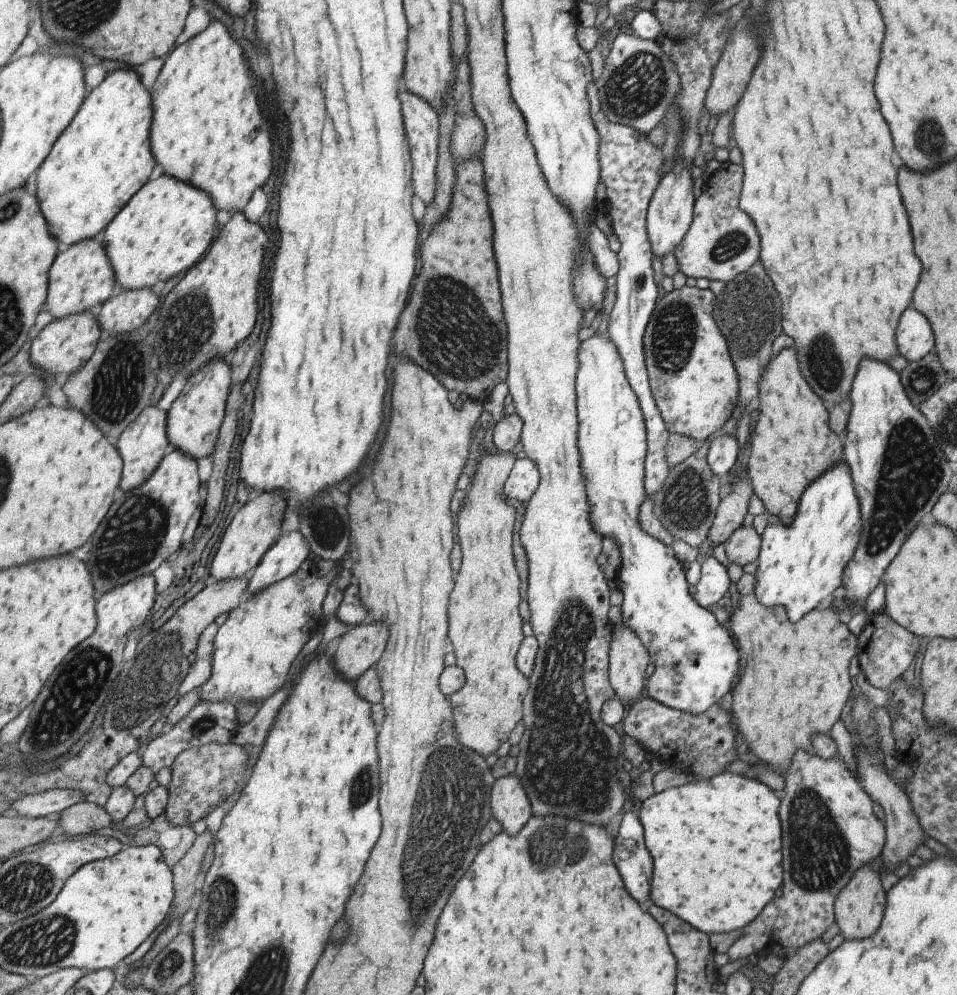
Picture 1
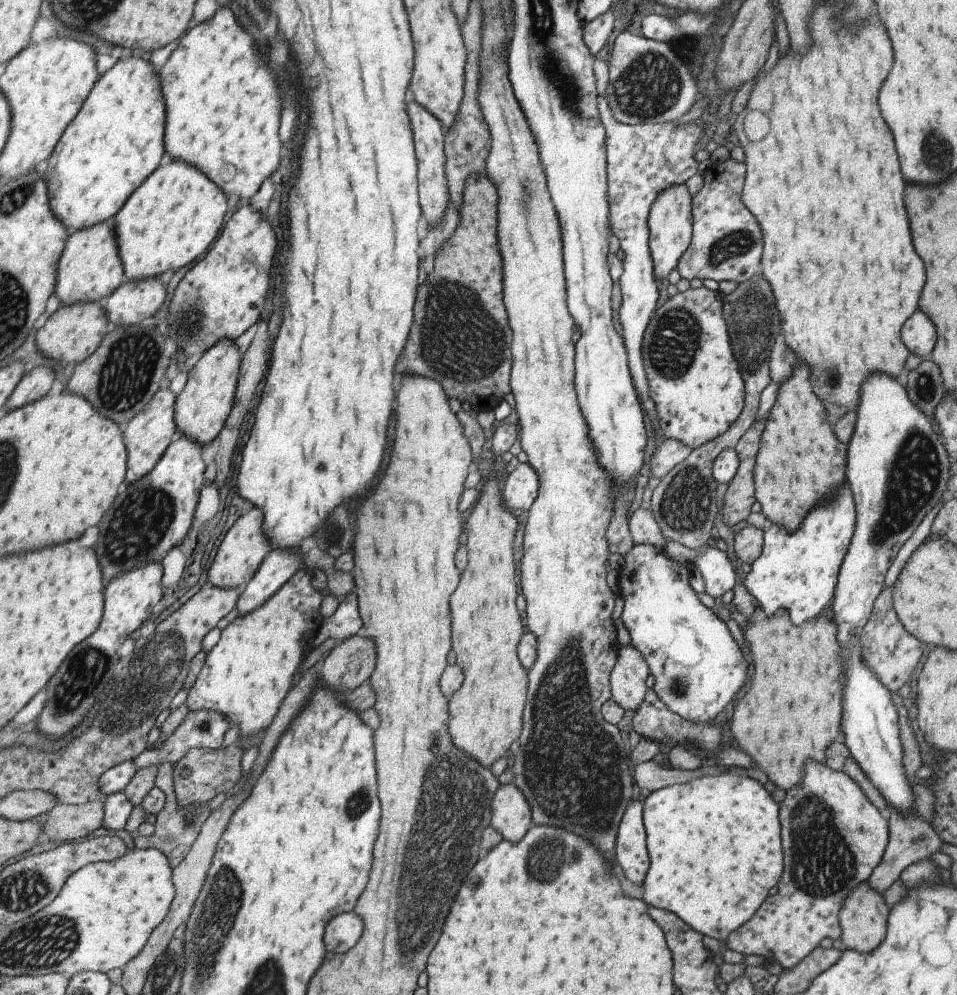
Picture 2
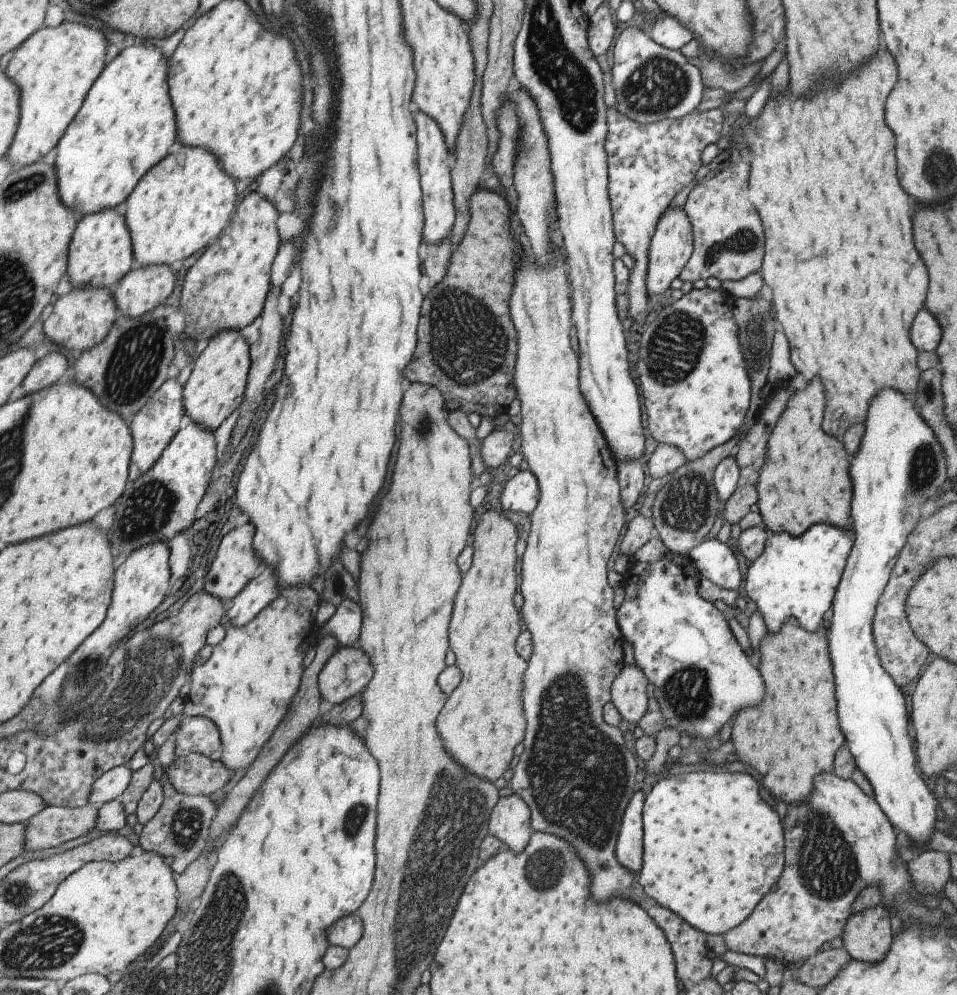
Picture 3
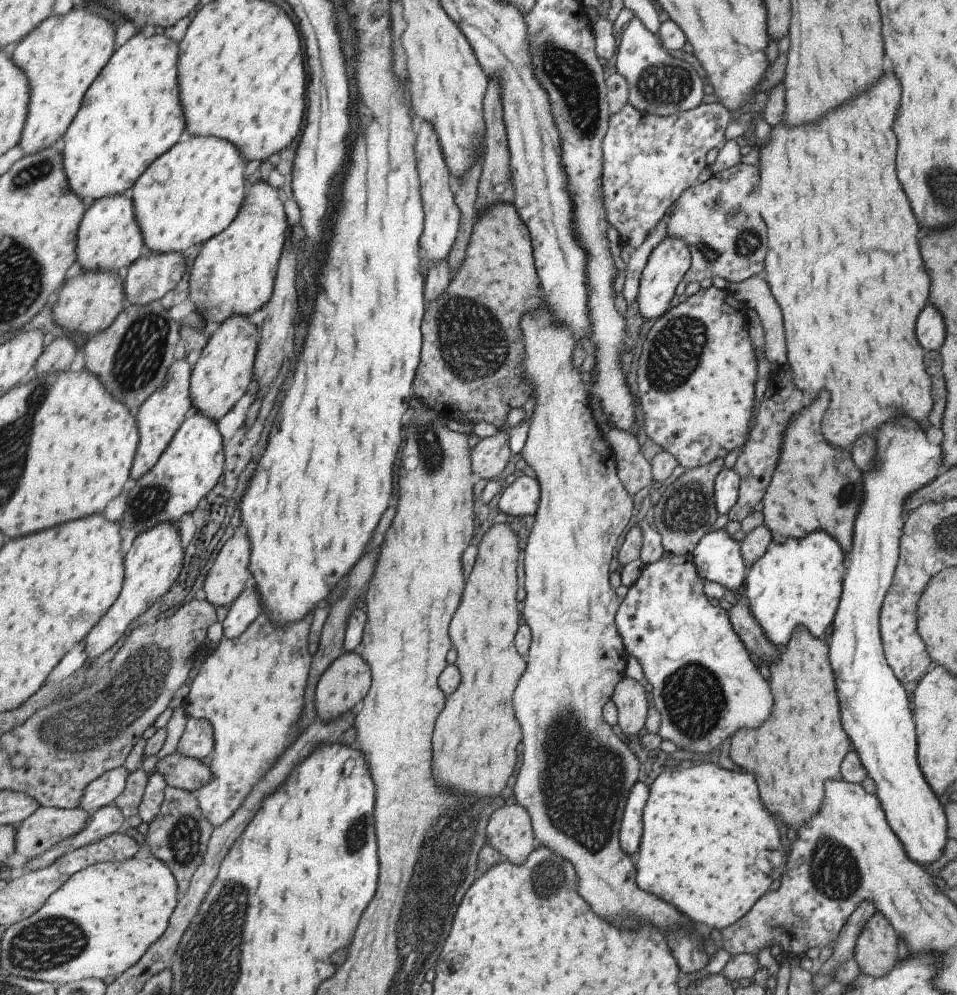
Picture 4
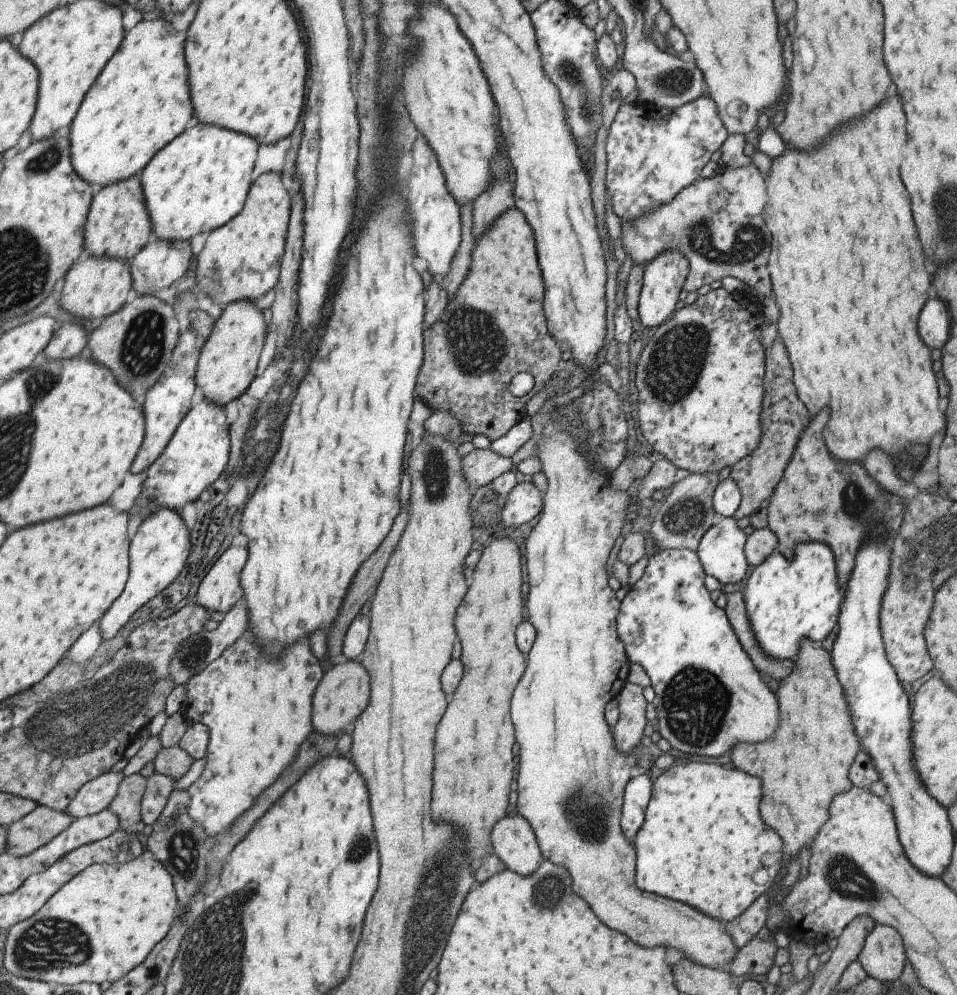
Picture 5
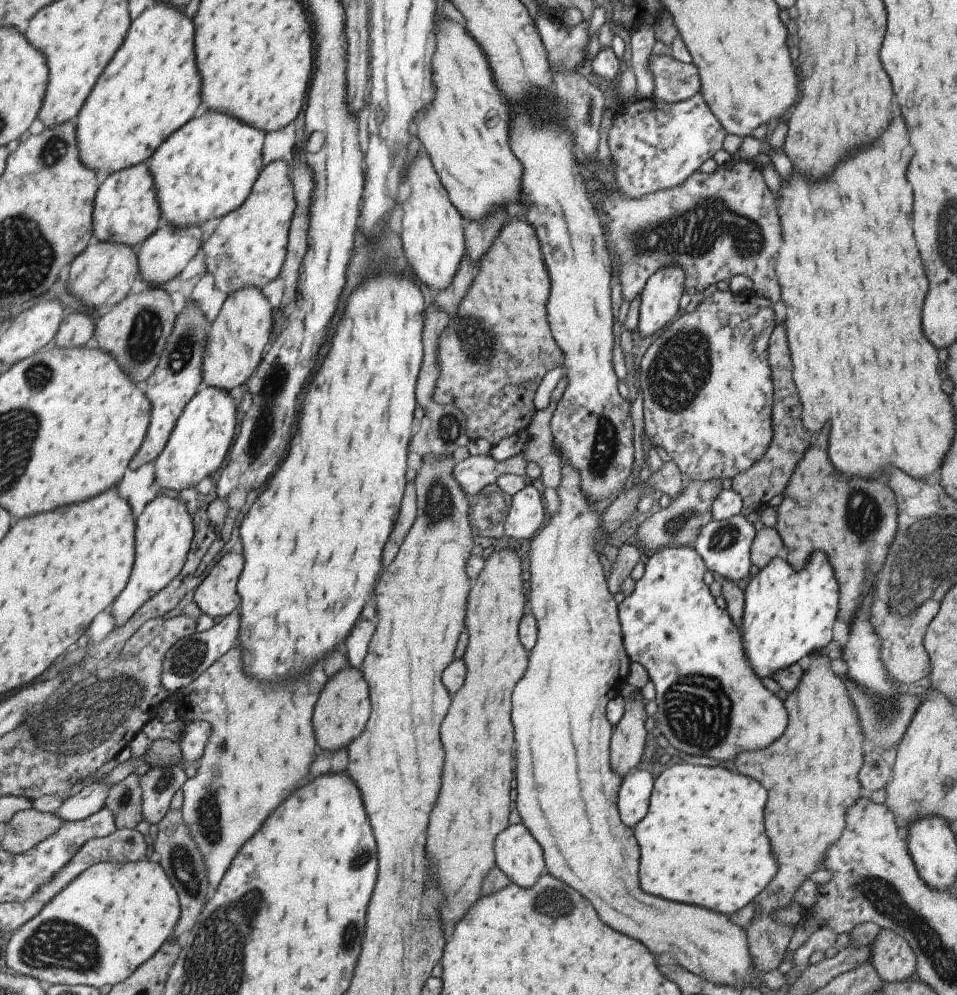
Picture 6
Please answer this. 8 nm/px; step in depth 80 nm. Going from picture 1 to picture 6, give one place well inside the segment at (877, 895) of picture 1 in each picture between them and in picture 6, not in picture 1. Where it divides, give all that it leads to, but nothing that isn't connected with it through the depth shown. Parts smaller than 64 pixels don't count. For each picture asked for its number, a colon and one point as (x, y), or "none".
2: (861, 916)
3: (866, 935)
4: (875, 948)
5: (882, 954)
6: (890, 955)

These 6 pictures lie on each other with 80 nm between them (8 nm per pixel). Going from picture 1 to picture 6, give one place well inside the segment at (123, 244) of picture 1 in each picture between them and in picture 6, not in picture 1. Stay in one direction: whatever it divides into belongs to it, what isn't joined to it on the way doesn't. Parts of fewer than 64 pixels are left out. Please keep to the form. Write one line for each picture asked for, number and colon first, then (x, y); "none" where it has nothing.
2: (179, 213)
3: (180, 207)
4: (192, 193)
5: (201, 181)
6: (208, 169)

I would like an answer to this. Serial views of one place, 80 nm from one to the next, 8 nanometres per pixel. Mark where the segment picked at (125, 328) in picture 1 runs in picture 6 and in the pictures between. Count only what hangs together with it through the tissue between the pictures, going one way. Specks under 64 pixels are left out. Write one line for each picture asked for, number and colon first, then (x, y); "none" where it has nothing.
2: (137, 300)
3: (145, 288)
4: (154, 275)
5: (161, 263)
6: (163, 256)

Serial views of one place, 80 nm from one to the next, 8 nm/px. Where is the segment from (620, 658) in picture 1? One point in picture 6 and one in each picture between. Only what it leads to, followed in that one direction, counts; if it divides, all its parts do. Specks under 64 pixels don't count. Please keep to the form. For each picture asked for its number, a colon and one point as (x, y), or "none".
2: (626, 682)
3: (627, 691)
4: (630, 699)
5: (628, 729)
6: (626, 742)

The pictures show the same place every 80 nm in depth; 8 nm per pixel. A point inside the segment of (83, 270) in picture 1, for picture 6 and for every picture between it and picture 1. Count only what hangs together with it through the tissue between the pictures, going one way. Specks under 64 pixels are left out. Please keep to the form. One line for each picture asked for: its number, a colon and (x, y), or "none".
2: (92, 268)
3: (101, 255)
4: (110, 238)
5: (118, 227)
6: (127, 211)

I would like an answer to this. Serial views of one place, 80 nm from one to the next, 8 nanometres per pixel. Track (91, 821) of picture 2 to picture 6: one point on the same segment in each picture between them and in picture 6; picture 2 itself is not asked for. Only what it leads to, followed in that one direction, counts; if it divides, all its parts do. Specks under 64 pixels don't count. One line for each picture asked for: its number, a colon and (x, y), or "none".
3: (54, 825)
4: (49, 825)
5: (39, 828)
6: (28, 828)

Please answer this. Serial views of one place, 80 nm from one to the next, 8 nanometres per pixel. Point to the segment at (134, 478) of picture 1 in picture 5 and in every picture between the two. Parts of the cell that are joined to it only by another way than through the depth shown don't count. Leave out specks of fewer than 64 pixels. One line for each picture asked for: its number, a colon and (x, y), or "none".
2: (150, 434)
3: (158, 423)
4: (163, 414)
5: (174, 395)

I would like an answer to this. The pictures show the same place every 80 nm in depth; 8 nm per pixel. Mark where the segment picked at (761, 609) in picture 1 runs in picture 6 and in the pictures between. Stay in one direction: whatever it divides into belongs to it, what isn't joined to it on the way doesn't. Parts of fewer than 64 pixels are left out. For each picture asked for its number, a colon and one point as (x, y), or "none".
2: (791, 710)
3: (792, 735)
4: (794, 753)
5: (805, 762)
6: (811, 775)

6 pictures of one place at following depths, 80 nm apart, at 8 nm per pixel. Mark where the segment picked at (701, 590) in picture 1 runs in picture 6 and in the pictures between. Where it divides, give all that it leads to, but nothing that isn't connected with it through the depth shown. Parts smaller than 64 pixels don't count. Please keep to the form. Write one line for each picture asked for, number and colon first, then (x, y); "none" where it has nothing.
2: (713, 565)
3: (713, 560)
4: (716, 557)
5: (719, 551)
6: (724, 545)

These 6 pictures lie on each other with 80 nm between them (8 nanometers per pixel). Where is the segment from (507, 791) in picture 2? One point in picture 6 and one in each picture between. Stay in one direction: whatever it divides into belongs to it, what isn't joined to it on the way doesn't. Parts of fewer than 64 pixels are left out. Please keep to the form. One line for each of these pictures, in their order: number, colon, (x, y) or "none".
3: (509, 819)
4: (509, 832)
5: (512, 840)
6: (520, 857)

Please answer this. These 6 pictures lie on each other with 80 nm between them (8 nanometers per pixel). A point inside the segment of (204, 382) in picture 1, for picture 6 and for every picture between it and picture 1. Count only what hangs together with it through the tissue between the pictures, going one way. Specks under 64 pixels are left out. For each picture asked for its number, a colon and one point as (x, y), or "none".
2: (205, 403)
3: (216, 387)
4: (224, 371)
5: (228, 362)
6: (238, 337)

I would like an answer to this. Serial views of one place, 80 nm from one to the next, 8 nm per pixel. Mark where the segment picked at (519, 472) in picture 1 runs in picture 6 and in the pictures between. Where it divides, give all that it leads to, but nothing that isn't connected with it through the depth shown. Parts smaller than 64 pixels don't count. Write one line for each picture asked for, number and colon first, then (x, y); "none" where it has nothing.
2: (520, 488)
3: (520, 493)
4: (519, 498)
5: (523, 503)
6: (524, 512)

